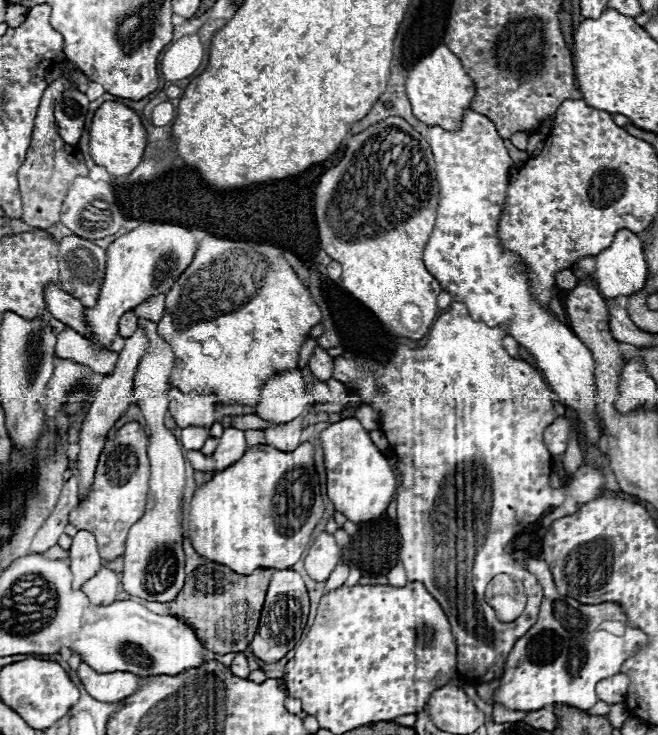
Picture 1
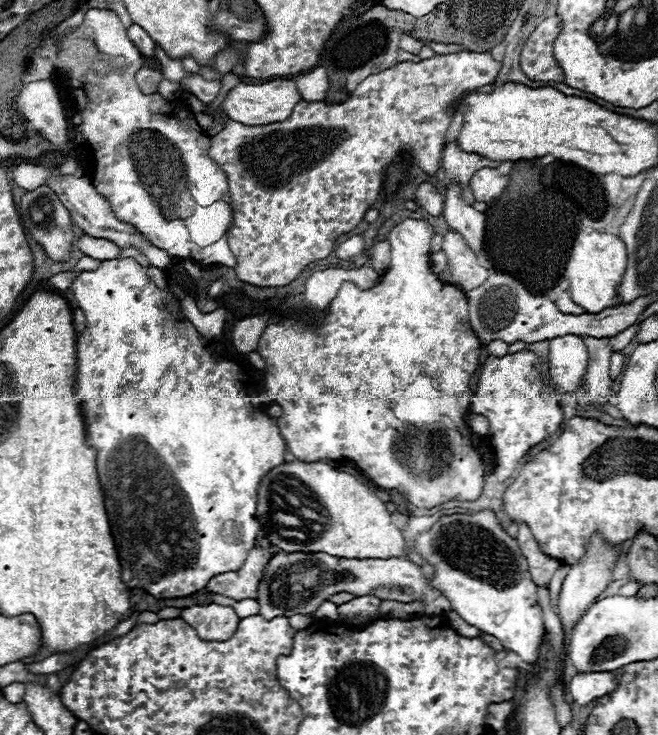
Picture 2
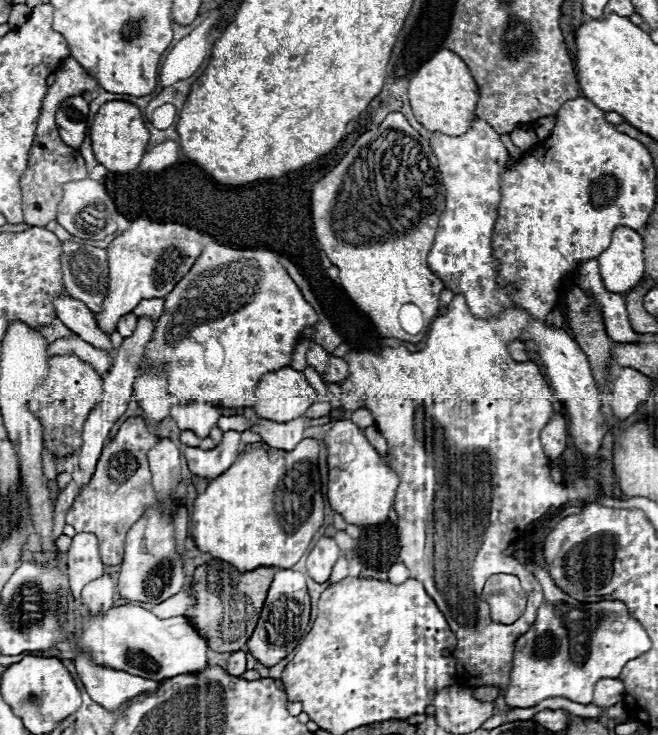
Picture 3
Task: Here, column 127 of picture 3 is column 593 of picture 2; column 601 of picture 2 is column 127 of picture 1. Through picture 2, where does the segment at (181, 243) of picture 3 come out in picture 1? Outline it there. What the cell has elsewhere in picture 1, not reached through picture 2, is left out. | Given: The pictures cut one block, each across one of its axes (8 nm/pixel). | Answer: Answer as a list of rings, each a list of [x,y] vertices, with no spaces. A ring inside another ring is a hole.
[[[140,224],[116,238],[106,248],[106,278],[98,304],[86,310],[86,320],[94,334],[92,342],[108,348],[118,334],[120,316],[128,310],[134,310],[150,296],[166,294],[180,274],[190,266],[196,248],[198,238],[188,228],[176,224]]]

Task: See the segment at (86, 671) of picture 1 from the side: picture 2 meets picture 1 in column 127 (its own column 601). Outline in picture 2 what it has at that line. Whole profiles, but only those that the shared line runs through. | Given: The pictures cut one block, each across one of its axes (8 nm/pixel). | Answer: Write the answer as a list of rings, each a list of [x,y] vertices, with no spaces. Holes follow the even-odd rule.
[[[578,672],[566,686],[568,698],[578,706],[588,706],[596,698],[602,698],[618,688],[614,672]]]

